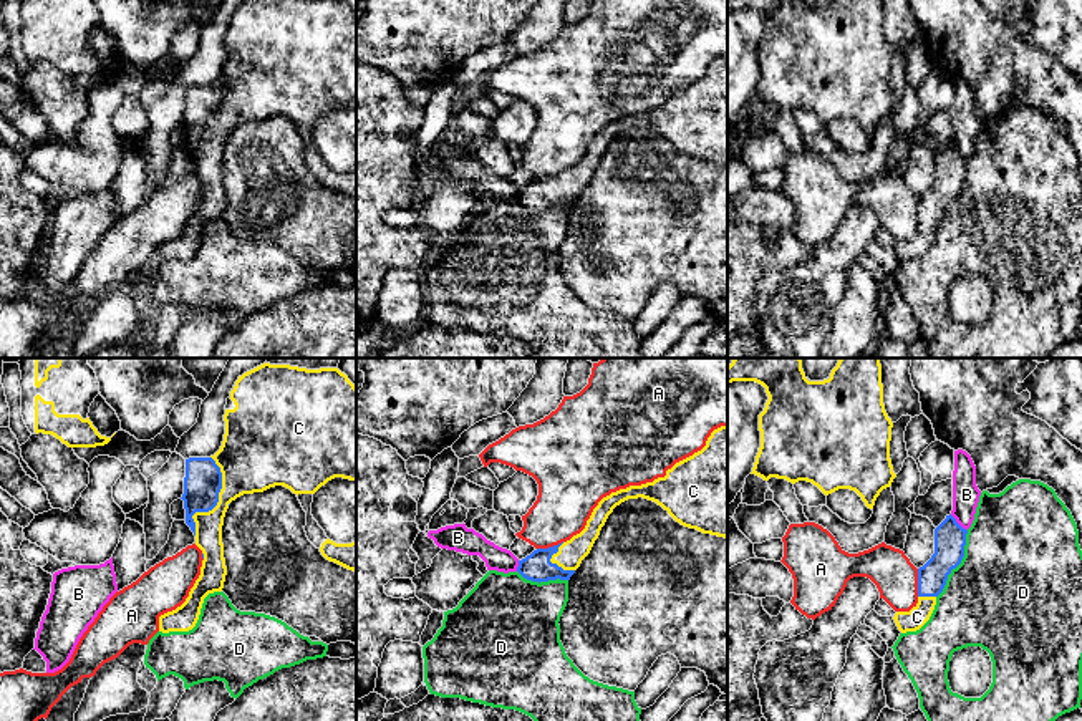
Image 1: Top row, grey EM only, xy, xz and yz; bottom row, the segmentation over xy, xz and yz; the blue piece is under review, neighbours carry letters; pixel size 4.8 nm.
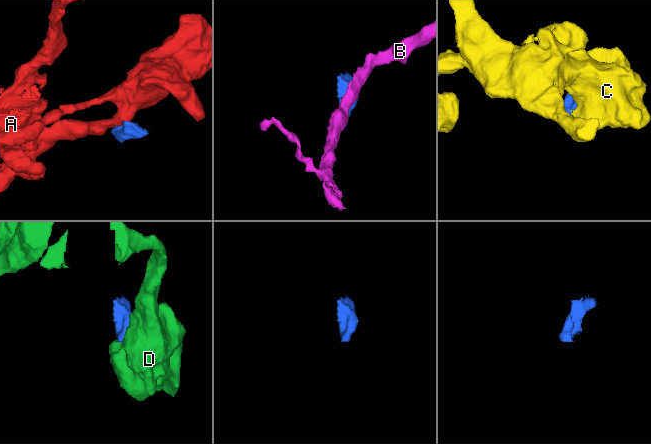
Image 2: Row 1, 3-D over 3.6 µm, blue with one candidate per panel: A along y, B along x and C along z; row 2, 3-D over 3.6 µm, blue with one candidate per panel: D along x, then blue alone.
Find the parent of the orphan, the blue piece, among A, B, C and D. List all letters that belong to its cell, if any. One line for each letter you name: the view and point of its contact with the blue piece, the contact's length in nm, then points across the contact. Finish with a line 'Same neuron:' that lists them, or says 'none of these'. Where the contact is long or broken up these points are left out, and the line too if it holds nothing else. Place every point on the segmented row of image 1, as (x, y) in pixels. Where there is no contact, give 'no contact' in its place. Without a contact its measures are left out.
C: xy (217, 501) | 400 nm
Same neuron: C

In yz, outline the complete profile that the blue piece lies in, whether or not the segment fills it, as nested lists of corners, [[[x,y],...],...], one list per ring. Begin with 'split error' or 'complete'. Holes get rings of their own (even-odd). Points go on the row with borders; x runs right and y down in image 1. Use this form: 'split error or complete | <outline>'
split error | [[[951,514],[935,529],[935,554],[918,569],[918,603],[893,617],[901,633],[916,631],[930,620],[948,575],[964,557],[966,534]]]

